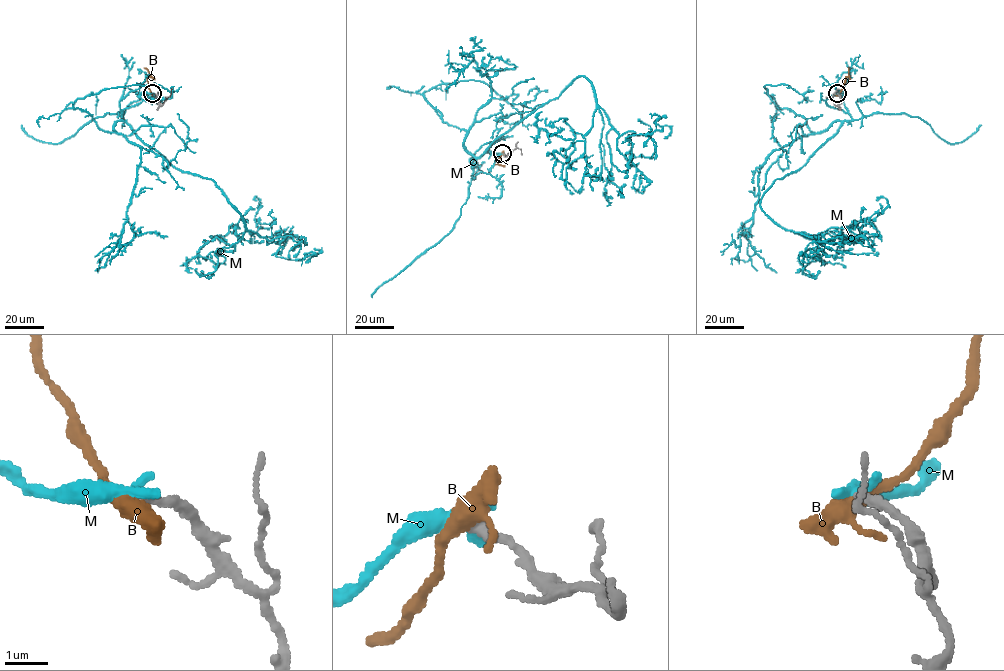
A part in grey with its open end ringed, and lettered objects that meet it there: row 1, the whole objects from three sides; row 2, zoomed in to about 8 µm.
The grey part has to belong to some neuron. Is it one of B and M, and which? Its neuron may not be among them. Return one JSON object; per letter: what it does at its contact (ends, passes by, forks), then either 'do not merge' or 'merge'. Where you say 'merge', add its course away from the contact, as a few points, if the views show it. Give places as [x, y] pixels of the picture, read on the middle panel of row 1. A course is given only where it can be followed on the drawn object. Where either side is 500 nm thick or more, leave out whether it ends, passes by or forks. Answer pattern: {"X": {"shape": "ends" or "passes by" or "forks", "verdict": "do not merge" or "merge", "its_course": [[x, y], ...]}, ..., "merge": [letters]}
{"B": {"shape": "forks", "verdict": "do not merge"}, "M": {"shape": "ends", "verdict": "do not merge"}, "merge": []}

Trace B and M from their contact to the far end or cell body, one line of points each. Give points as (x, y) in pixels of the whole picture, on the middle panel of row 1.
B: (502, 153), (497, 162), (500, 165), (494, 164)
M: (502, 153), (487, 142), (472, 167), (577, 76), (626, 139), (650, 134), (663, 116), (651, 117)

